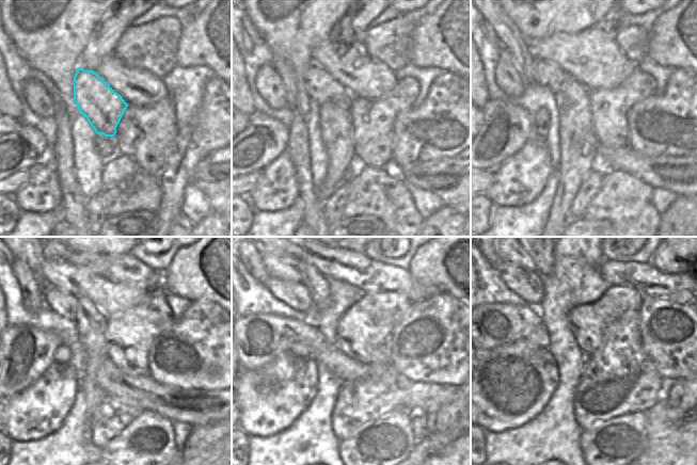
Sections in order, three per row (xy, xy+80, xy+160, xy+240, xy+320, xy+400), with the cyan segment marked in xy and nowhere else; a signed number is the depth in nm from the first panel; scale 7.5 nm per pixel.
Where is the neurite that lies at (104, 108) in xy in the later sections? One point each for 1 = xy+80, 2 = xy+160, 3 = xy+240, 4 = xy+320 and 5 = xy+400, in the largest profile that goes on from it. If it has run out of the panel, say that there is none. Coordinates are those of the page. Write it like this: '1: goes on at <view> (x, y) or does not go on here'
1: goes on at xy+80 (321, 87)
2: goes on at xy+160 (547, 74)
3: goes on at xy+240 (60, 302)
4: goes on at xy+320 (295, 294)
5: goes on at xy+400 (527, 285)

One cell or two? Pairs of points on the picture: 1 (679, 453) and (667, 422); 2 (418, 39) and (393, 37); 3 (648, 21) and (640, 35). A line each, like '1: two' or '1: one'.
1: one
2: two
3: two

